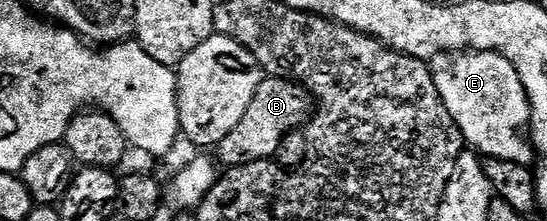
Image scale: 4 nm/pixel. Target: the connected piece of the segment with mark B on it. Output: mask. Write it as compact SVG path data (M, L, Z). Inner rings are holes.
M265 76L258 91L254 91L254 99L250 99L250 107L246 107L246 115L242 115L242 123L215 146L215 160L221 166L231 167L275 158L285 135L299 130L309 113L310 97L302 86L284 77Z

